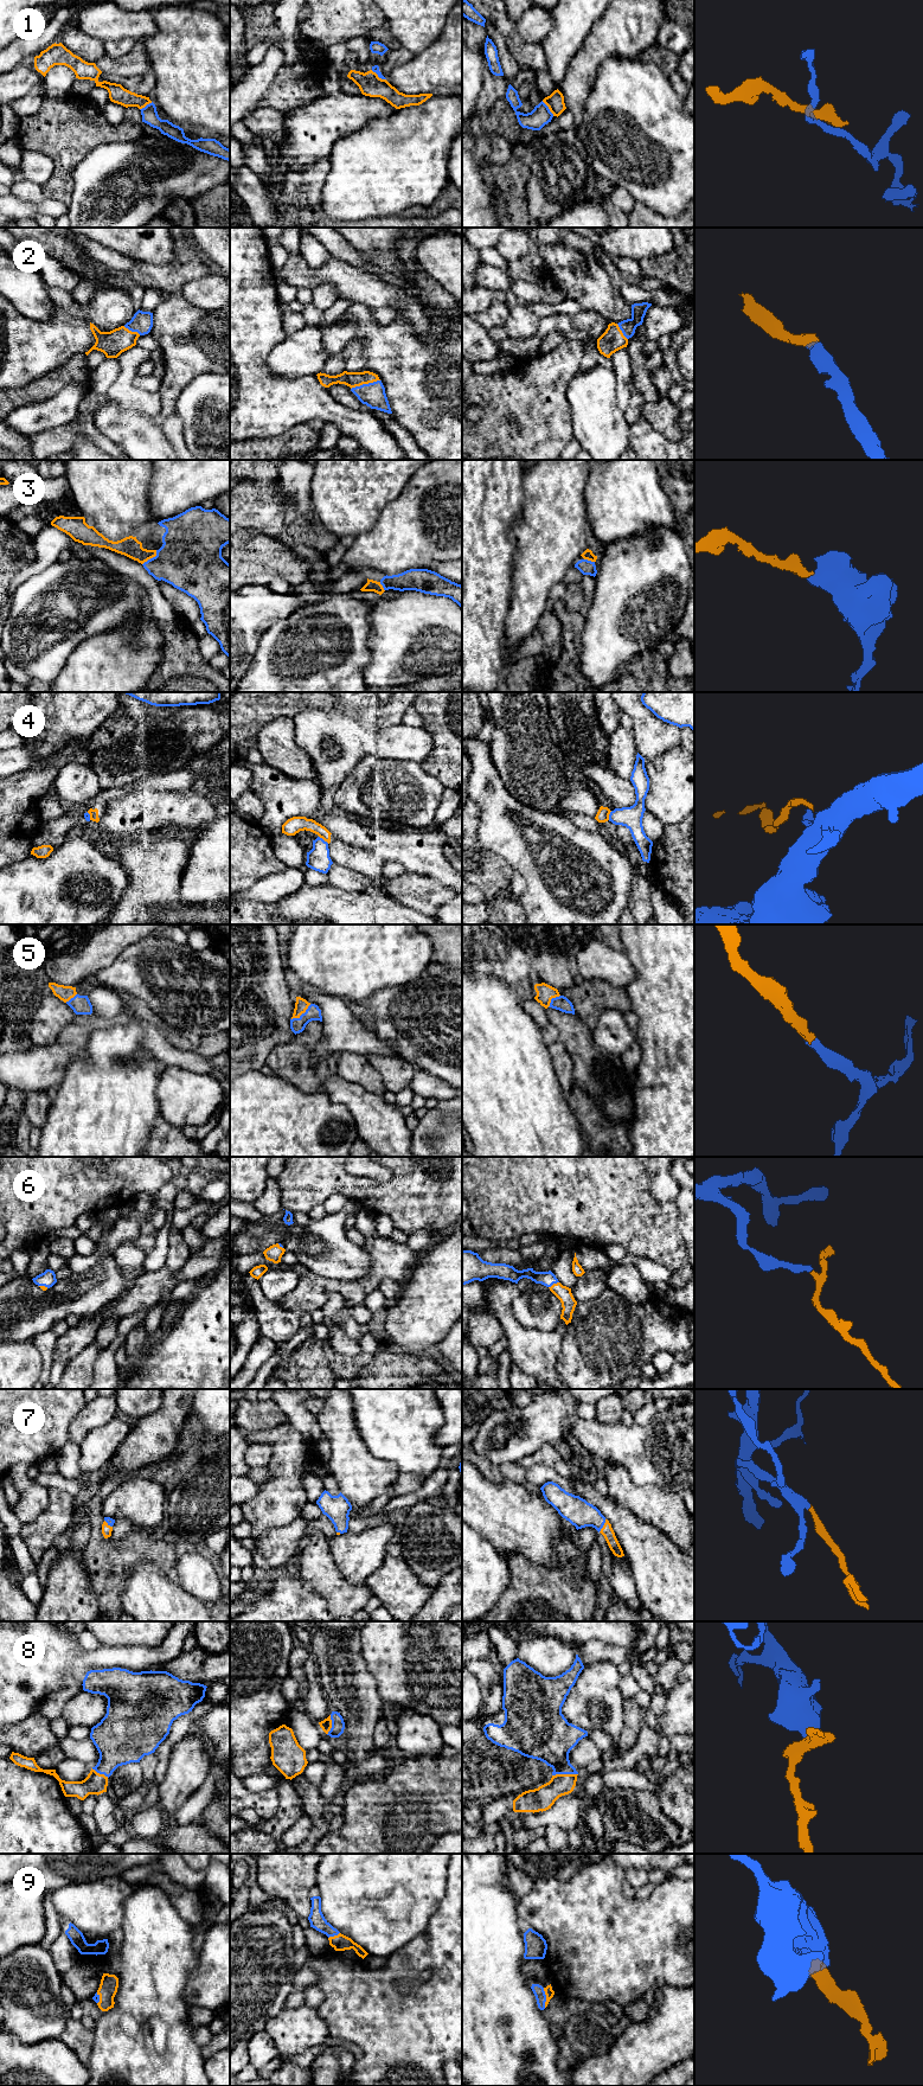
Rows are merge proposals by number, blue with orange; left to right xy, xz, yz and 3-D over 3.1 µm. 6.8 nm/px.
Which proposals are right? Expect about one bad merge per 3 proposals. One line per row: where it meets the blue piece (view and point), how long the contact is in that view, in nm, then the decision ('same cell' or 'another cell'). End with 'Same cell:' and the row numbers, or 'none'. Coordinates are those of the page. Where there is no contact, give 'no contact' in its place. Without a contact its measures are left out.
1: xz (378, 76) | 120 nm | another cell
2: xz (365, 384) | 220 nm | same cell
3: xy (151, 558) | 140 nm | same cell
4: xz (322, 839) | 90 nm | another cell
5: xz (302, 1013) | 170 nm | same cell
6: yz (553, 1283) | 80 nm | same cell
7: yz (603, 1524) | 100 nm | same cell
8: yz (564, 1773) | 180 nm | same cell
9: yz (545, 1997) | 140 nm | same cell
Same cell: 2, 3, 5, 6, 7, 8, 9

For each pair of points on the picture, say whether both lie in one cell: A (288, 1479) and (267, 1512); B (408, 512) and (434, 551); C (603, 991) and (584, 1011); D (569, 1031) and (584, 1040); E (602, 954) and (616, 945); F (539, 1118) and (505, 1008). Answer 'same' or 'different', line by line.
A: same
B: same
C: same
D: same
E: different
F: same

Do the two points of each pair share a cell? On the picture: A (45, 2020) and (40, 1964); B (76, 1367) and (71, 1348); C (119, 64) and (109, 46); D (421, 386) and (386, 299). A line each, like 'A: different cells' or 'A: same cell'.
A: same cell
B: different cells
C: different cells
D: different cells

